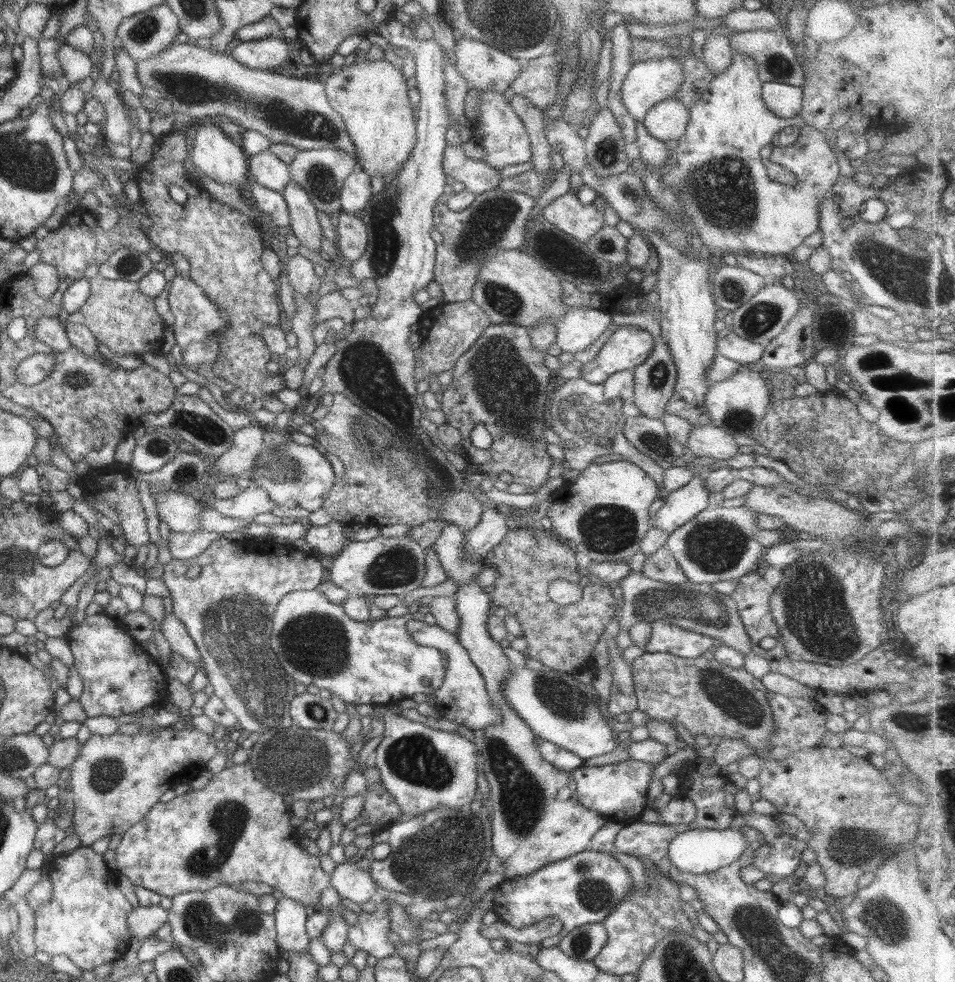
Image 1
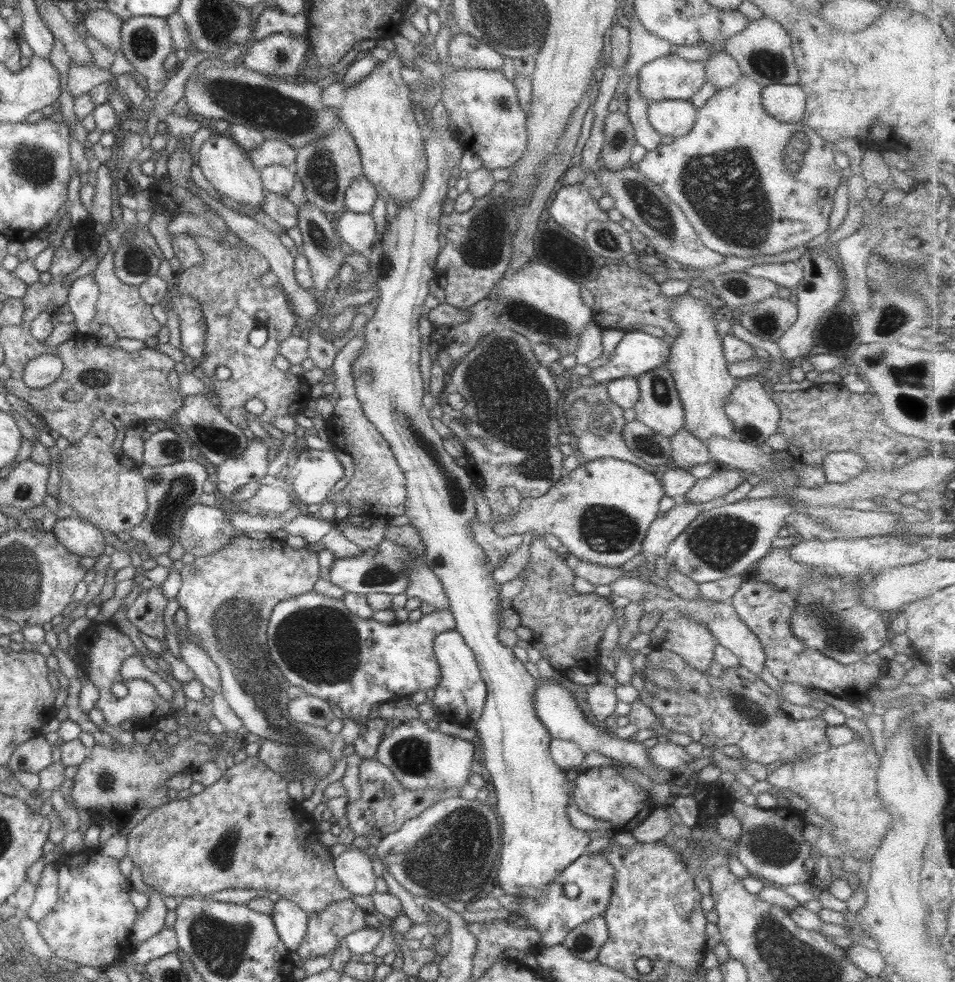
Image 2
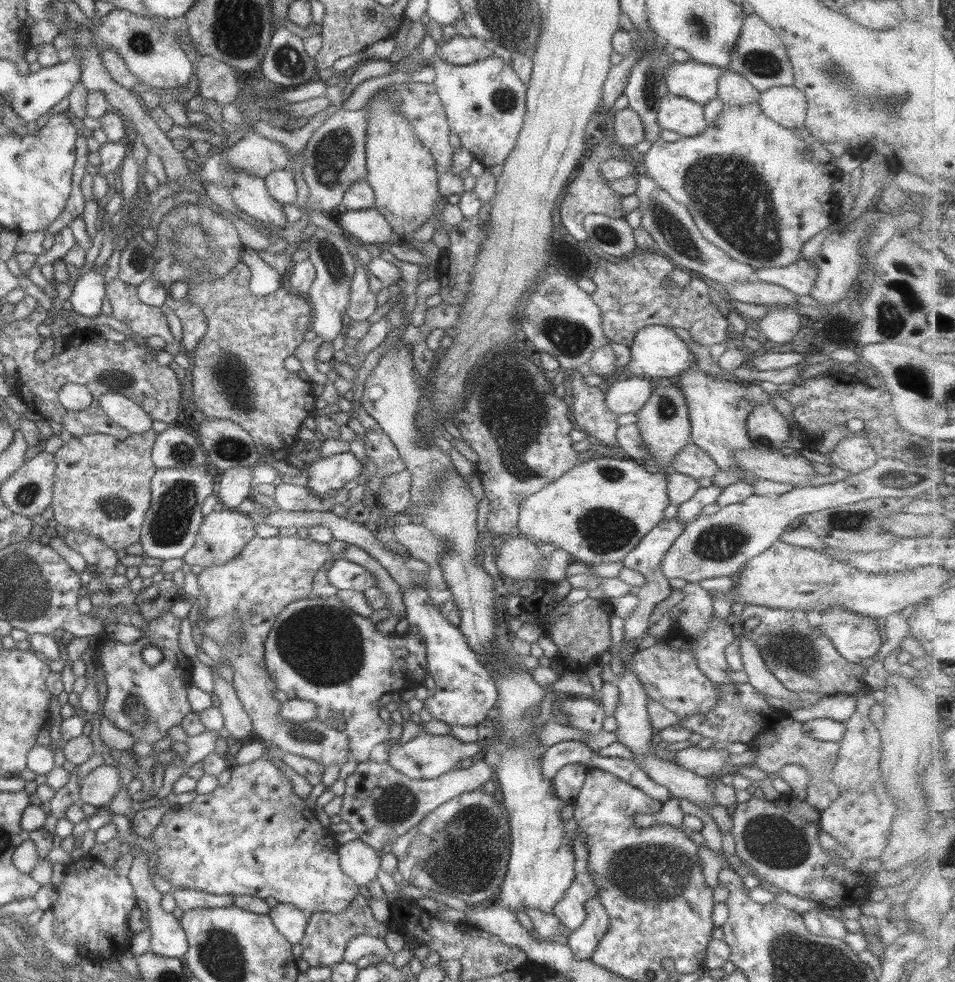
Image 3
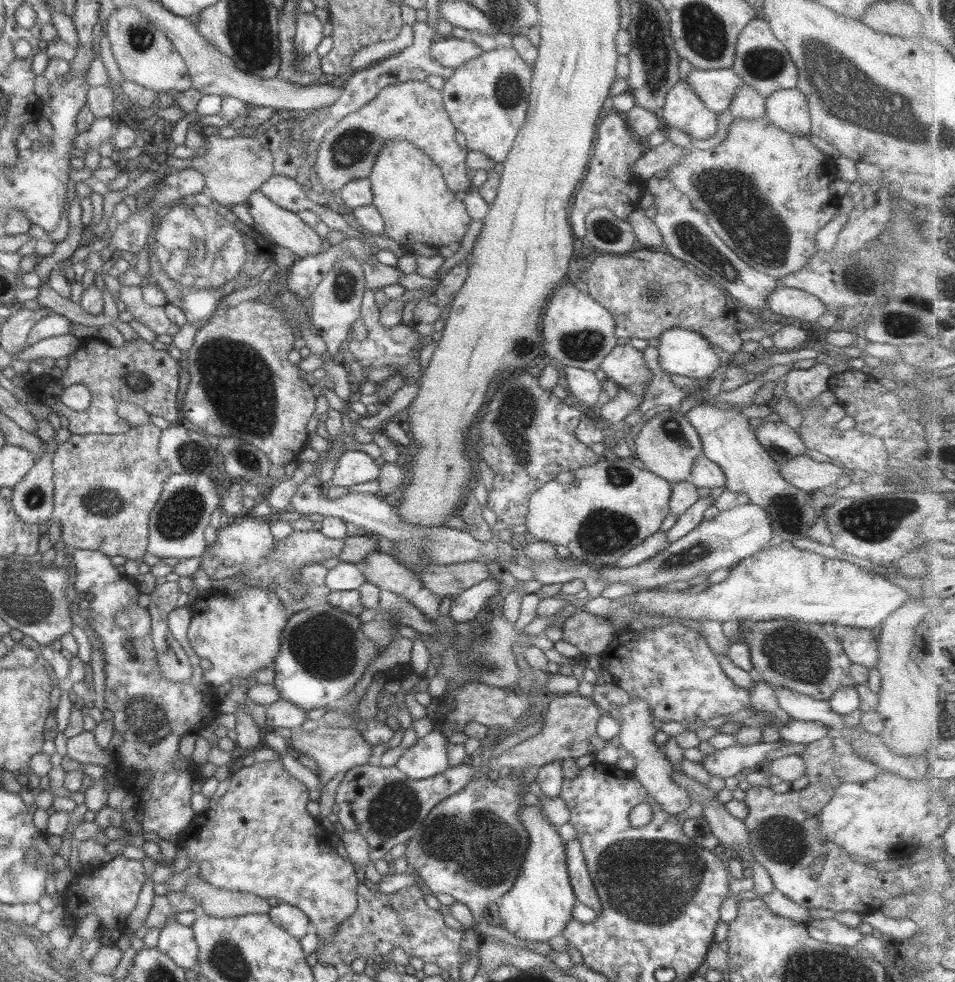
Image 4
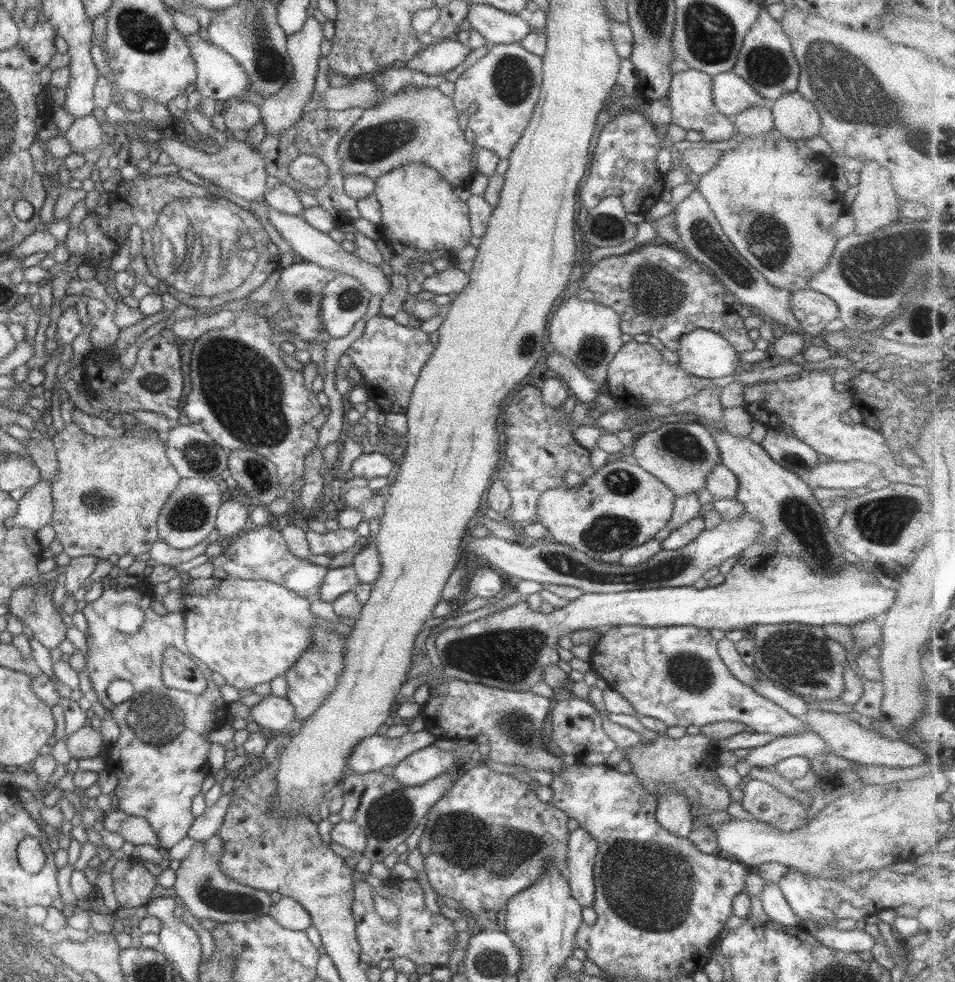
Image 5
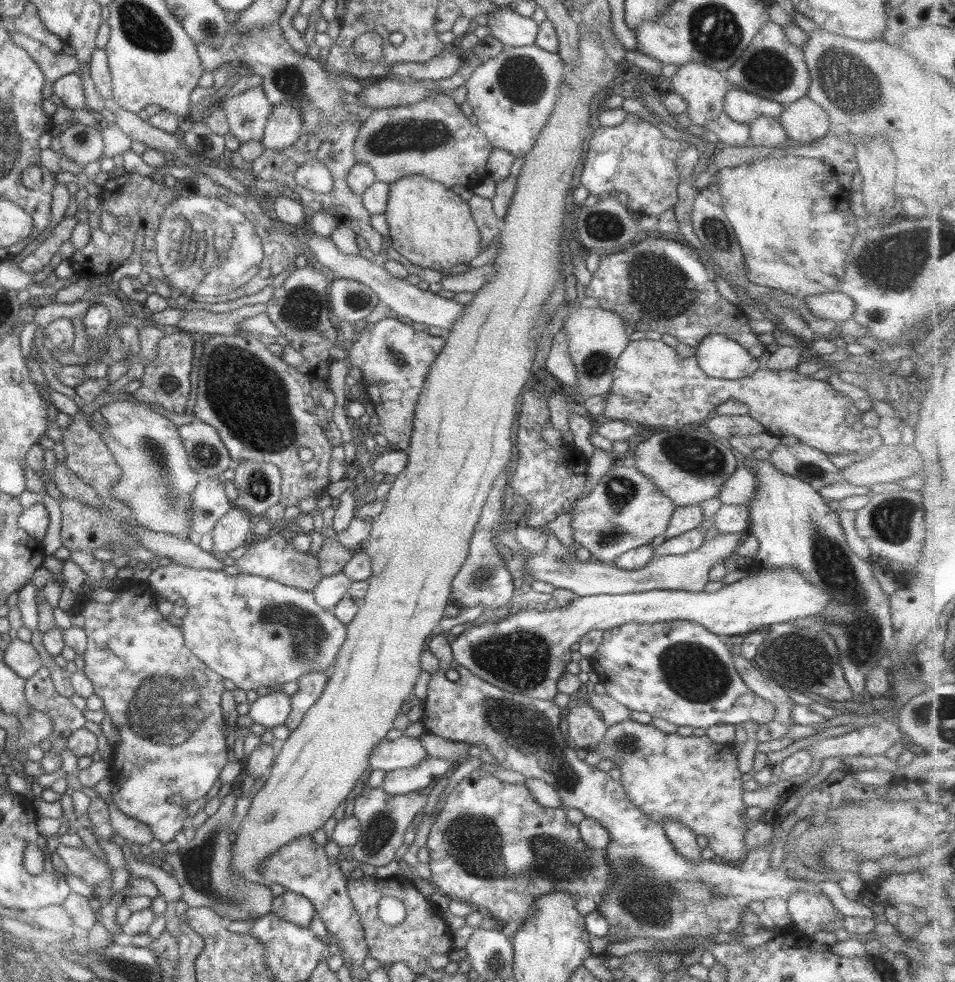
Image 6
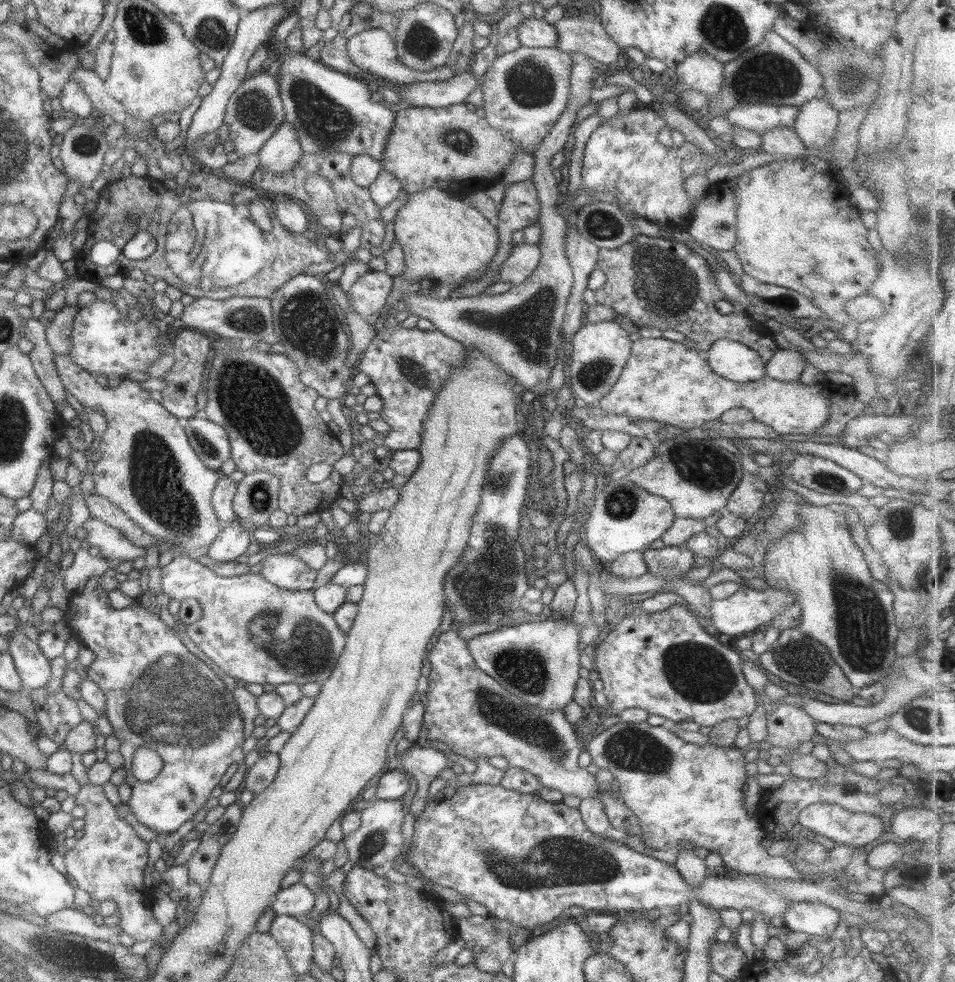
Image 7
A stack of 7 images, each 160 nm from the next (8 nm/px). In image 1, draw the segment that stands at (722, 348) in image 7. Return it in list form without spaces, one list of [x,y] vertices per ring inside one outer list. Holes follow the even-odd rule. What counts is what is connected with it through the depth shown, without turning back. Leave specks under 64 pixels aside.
[[[635,327],[617,328],[595,357],[582,364],[580,376],[590,383],[602,383],[610,374],[639,366],[652,348],[653,339],[647,332]]]

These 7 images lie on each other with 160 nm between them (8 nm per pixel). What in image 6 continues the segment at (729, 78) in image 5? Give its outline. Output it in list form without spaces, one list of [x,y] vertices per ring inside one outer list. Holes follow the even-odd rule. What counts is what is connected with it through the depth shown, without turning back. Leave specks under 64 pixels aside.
[[[732,86],[728,87],[728,91],[723,97],[725,114],[739,124],[747,125],[760,116],[777,119],[782,107],[778,102],[761,98],[756,94],[749,94]]]

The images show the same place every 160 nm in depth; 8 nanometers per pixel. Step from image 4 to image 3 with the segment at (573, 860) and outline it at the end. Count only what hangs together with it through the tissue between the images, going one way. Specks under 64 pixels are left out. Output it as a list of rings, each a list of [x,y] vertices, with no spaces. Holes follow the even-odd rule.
[[[593,895],[583,904],[583,922],[568,935],[567,946],[575,960],[587,960],[595,948],[597,940],[603,936],[609,917],[600,903],[599,897]]]

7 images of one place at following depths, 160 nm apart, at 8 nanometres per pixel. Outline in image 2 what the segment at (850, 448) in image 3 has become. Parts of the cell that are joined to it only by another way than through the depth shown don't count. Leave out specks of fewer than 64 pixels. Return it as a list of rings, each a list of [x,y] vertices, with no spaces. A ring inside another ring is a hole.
[[[846,450],[829,452],[821,464],[826,482],[835,484],[854,479],[865,467],[862,456]]]

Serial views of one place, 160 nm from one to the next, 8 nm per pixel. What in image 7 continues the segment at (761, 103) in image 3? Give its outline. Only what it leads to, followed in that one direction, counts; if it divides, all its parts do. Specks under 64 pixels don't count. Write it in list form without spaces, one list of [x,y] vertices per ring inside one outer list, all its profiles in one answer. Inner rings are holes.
[[[812,98],[798,107],[798,113],[796,114],[792,131],[801,140],[805,148],[815,148],[820,153],[821,149],[828,148],[830,142],[832,142],[832,136],[838,121],[838,113],[824,100]]]

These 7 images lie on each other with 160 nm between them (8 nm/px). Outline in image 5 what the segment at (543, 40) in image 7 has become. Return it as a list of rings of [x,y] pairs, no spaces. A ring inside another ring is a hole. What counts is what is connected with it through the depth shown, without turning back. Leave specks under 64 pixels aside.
[[[470,4],[466,14],[470,28],[479,32],[485,43],[518,43],[529,31],[529,25],[520,17],[487,5]]]

